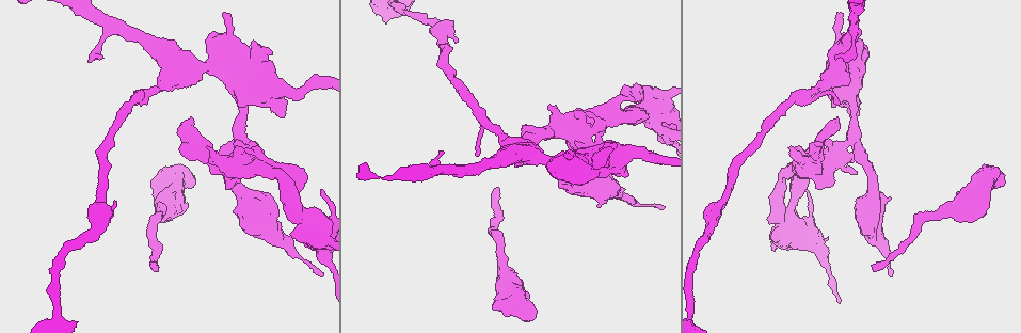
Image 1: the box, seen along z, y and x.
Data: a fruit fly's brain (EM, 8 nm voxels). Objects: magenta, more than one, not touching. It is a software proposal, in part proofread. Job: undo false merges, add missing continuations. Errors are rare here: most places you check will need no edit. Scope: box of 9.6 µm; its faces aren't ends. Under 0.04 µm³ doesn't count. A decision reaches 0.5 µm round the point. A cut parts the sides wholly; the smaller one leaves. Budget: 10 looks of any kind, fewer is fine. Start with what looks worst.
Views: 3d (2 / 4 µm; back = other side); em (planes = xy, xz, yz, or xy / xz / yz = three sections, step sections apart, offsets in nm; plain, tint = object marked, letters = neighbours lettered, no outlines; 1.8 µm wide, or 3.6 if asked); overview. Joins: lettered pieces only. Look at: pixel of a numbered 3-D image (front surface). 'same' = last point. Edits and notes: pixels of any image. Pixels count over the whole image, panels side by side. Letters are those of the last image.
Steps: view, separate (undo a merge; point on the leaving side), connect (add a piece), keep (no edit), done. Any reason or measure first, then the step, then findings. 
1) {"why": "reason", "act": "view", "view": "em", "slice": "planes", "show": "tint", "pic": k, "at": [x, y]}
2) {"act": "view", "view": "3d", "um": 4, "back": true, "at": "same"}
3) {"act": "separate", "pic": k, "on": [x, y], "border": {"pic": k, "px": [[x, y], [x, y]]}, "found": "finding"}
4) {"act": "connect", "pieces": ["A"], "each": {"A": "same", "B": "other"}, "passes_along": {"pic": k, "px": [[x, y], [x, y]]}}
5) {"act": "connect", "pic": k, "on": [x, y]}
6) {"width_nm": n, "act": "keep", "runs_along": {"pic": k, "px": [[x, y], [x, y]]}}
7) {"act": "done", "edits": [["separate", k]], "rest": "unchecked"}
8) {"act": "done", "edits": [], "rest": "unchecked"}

{"why": "an open end", "act": "view", "view": "em", "slice": "planes", "show": "tint", "pic": 1, "at": [184, 143]}

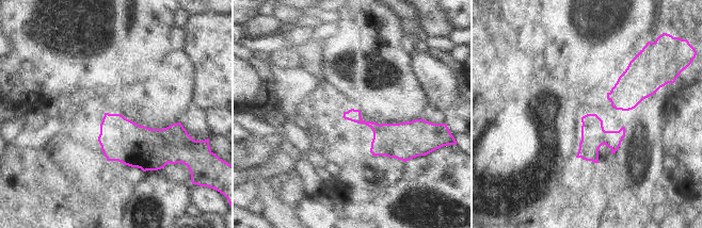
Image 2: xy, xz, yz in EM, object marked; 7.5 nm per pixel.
{"act": "view", "view": "em", "slice": "planes", "show": "letters", "at": "same"}

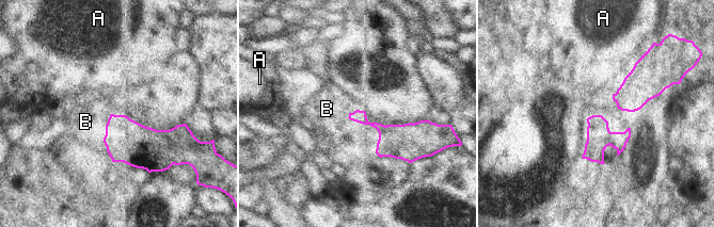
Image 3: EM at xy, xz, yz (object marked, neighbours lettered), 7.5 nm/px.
{"act": "keep", "each": {"A": "other", "B": "other"}, "border": {"pic": 3, "px": [[109, 114], [104, 144], [112, 161]]}, "found": "no lettered piece goes on from it"}

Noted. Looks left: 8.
{"why": "long arm stops here", "act": "view", "view": "3d", "um": 4, "back": true, "pic": 1, "at": [497, 187]}

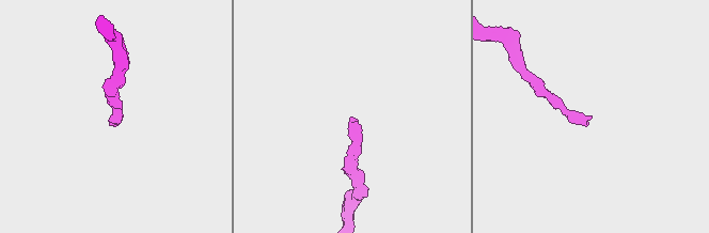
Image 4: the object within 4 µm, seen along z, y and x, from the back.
{"why": "shape alone is not enough", "act": "view", "view": "em", "um": 3.6, "slice": "yz", "step": 8, "show": "tint", "pic": 4, "at": [113, 115]}

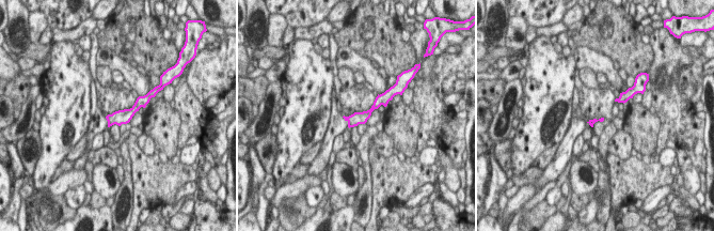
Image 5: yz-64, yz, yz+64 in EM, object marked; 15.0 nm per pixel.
{"act": "view", "view": "em", "um": 3.6, "slice": "yz", "step": 8, "show": "letters", "at": "same"}

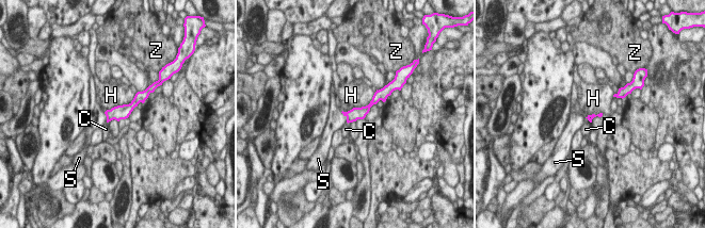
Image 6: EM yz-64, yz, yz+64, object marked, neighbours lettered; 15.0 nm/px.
{"act": "connect", "pieces": ["S"], "each": {"C": "other", "H": "other", "S": "same", "Z": "other"}, "passes_along": {"pic": 6, "px": [[356, 113], [347, 117], [336, 120]]}, "found": "the neuron continues"}

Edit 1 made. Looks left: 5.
{"why": "branch stops here", "act": "view", "view": "em", "slice": "planes", "show": "letters", "pic": 1, "at": [855, 173]}

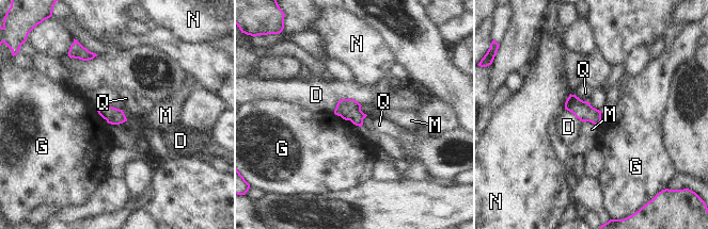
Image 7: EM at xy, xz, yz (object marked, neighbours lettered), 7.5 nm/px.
{"longest_contact_nm": ["D", 220], "act": "keep", "each": {"D": "other", "G": "other", "M": "other", "N": "other", "Q": "other"}, "border": {"pic": 7, "px": [[127, 120], [121, 124], [109, 124]]}, "found": "no lettered piece goes on from it"}

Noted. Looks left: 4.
{"why": "end of a long branch", "act": "view", "view": "em", "slice": "xz", "step": 4, "show": "tint", "pic": 1, "at": [996, 183]}

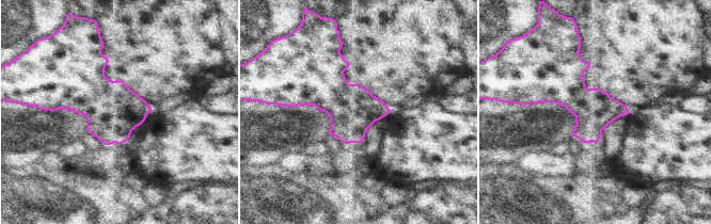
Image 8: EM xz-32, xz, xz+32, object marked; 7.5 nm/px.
{"why": "cut it another way", "act": "view", "view": "em", "slice": "planes", "show": "letters", "at": "same"}

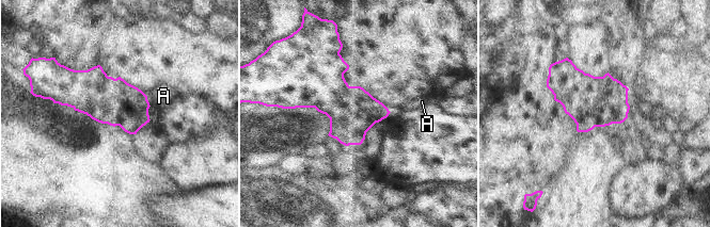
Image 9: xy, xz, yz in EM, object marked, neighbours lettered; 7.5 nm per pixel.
{"longest_contact_nm": ["A", 90], "act": "keep", "each": {"A": "other"}, "border": {"pic": 9, "px": [[146, 96], [151, 106]]}, "found": "none of them fits"}

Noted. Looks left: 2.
{"act": "done", "edits": [["connect", 6]], "rest": "unchecked"}

